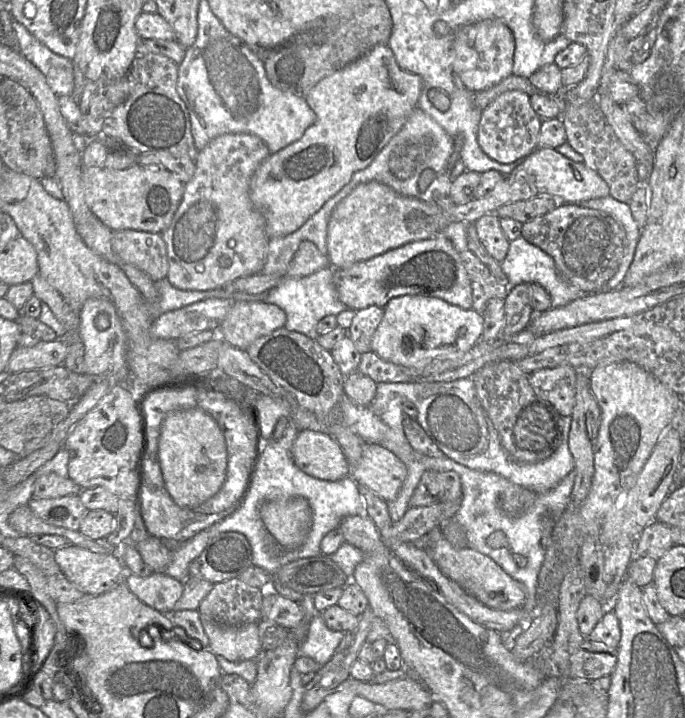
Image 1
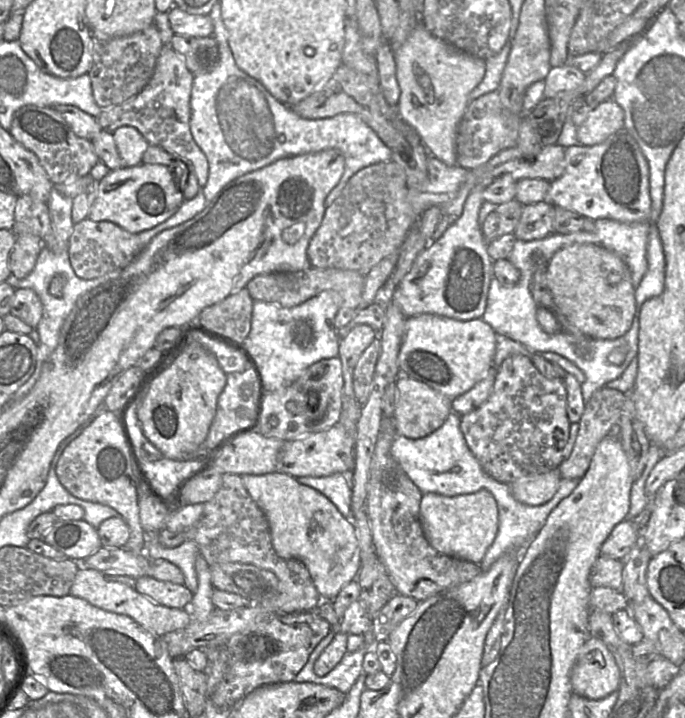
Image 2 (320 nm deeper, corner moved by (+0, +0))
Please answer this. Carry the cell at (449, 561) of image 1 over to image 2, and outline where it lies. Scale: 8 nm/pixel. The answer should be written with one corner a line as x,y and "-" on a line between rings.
383,417
371,461
366,510
376,554
384,565
396,593
422,602
448,587
472,580
481,570
479,564
438,552
427,541
420,522
423,492
391,454
397,434
394,419

